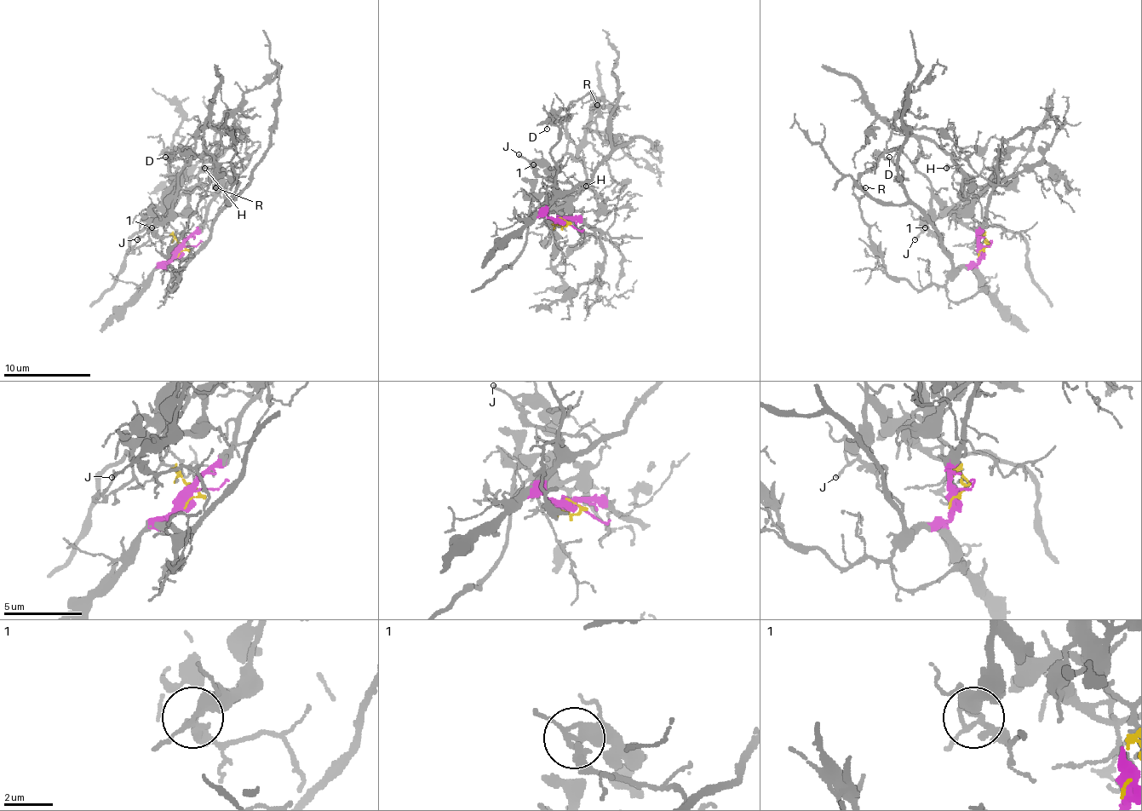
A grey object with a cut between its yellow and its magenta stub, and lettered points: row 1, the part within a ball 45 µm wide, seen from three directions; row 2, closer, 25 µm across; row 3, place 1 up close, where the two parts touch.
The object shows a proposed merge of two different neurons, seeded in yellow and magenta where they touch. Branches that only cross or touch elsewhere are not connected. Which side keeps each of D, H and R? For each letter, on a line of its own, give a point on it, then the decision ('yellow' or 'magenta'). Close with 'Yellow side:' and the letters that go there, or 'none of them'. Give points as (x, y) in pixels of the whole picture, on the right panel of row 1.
D: at (889, 157); yellow
H: at (946, 168); yellow
R: at (865, 187); yellow
Yellow side: D, H, R

